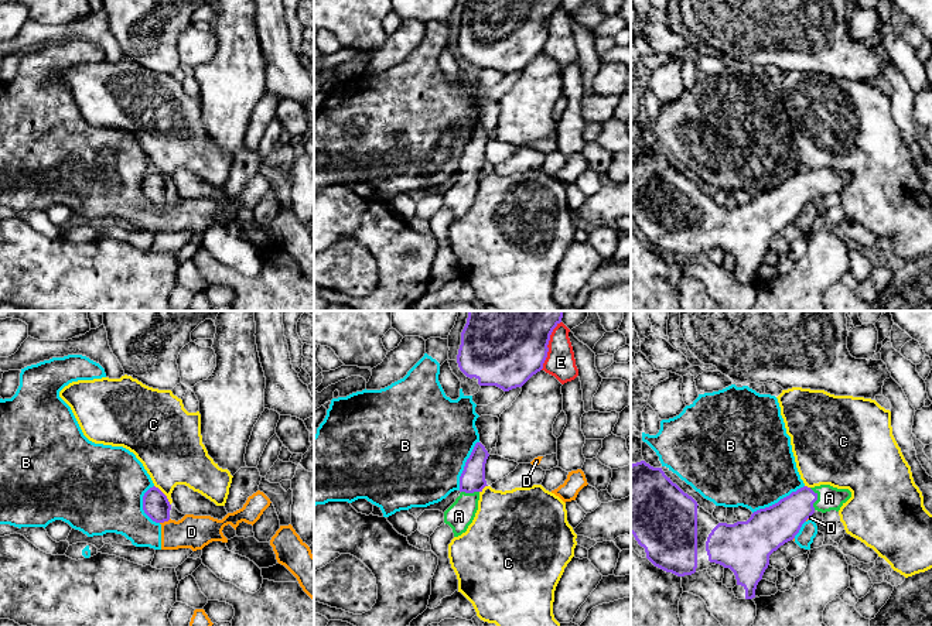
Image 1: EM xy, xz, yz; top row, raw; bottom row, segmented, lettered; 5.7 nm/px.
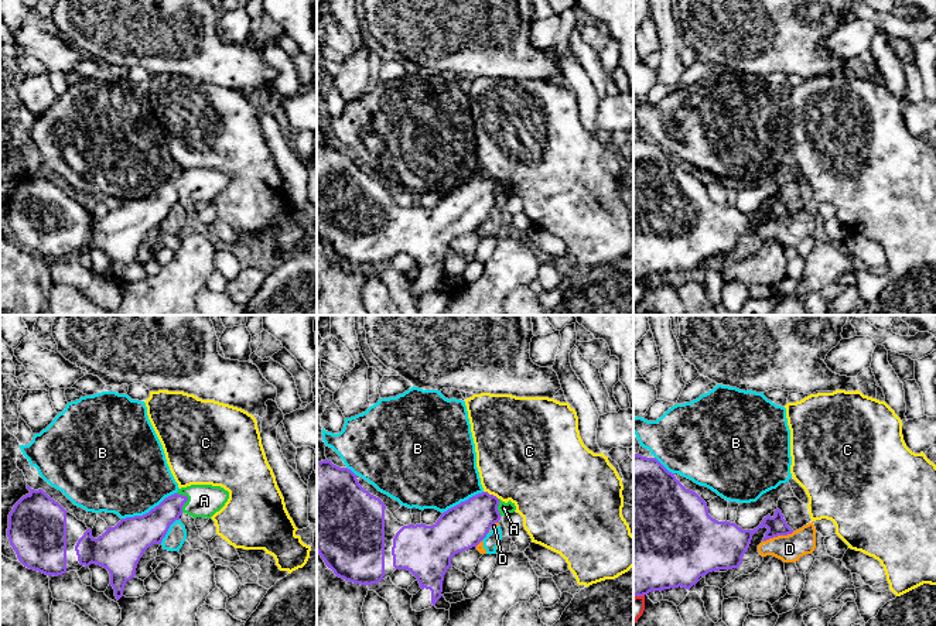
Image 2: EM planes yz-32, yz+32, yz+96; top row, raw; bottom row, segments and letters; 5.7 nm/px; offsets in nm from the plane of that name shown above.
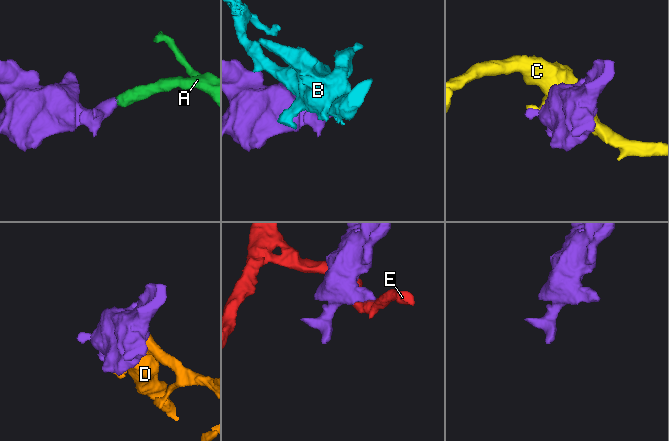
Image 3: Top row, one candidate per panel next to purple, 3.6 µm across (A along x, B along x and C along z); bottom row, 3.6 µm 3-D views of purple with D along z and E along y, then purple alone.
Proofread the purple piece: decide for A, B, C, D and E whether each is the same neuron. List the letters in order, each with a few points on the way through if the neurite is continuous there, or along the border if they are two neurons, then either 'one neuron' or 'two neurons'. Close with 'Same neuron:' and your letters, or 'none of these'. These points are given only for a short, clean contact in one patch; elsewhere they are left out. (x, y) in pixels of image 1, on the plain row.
A: way yz (779, 207), (805, 184), (816, 182), (829, 181); one neuron
B: two neurons
C: border xy (154, 168), (170, 188); two neurons
D: border xy (170, 202), (160, 207); two neurons
E: two neurons
Same neuron: A

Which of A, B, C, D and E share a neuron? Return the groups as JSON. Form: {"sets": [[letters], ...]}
{"sets": [["A"], ["B", "D"], ["C"], ["E"]]}

